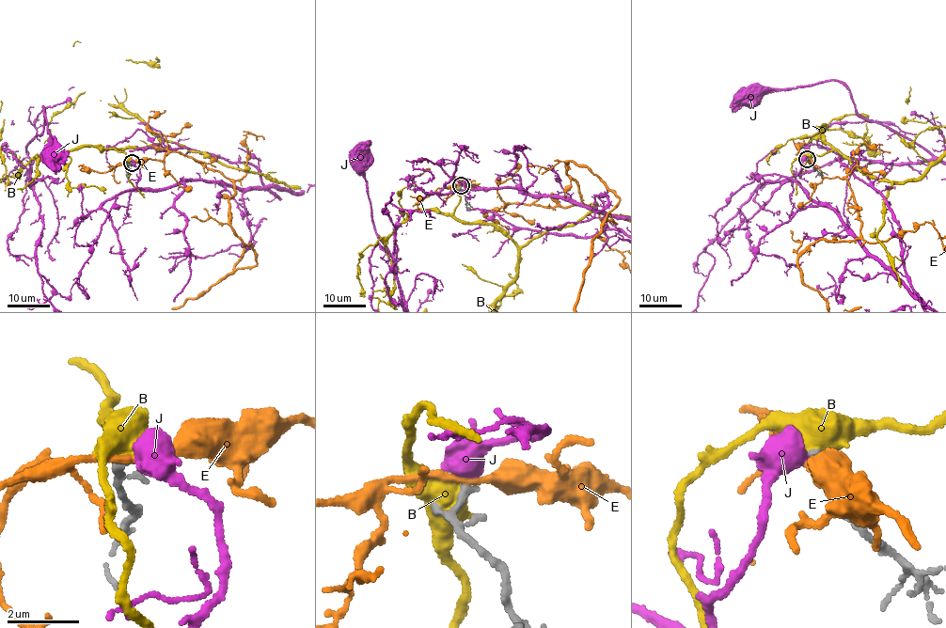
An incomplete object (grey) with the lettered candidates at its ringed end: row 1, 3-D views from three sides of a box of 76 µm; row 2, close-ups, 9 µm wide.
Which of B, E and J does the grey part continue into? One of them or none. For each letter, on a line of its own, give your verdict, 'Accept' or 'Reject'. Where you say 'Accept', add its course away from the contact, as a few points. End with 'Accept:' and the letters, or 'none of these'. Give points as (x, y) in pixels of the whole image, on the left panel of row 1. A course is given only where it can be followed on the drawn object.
B: Reject
E: Reject
J: Accept
Accept: J

